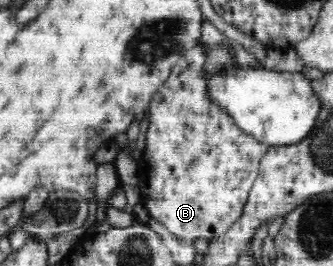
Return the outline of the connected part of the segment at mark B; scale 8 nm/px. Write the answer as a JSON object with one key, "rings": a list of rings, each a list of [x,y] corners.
{"rings":[[[190,49],[180,56],[164,88],[150,102],[146,150],[136,162],[138,187],[149,216],[164,224],[188,245],[192,245],[197,238],[211,240],[230,230],[242,214],[242,208],[250,196],[250,189],[258,178],[259,162],[270,148],[243,133],[226,112],[211,104],[206,92],[206,60],[207,55],[203,49]]]}

